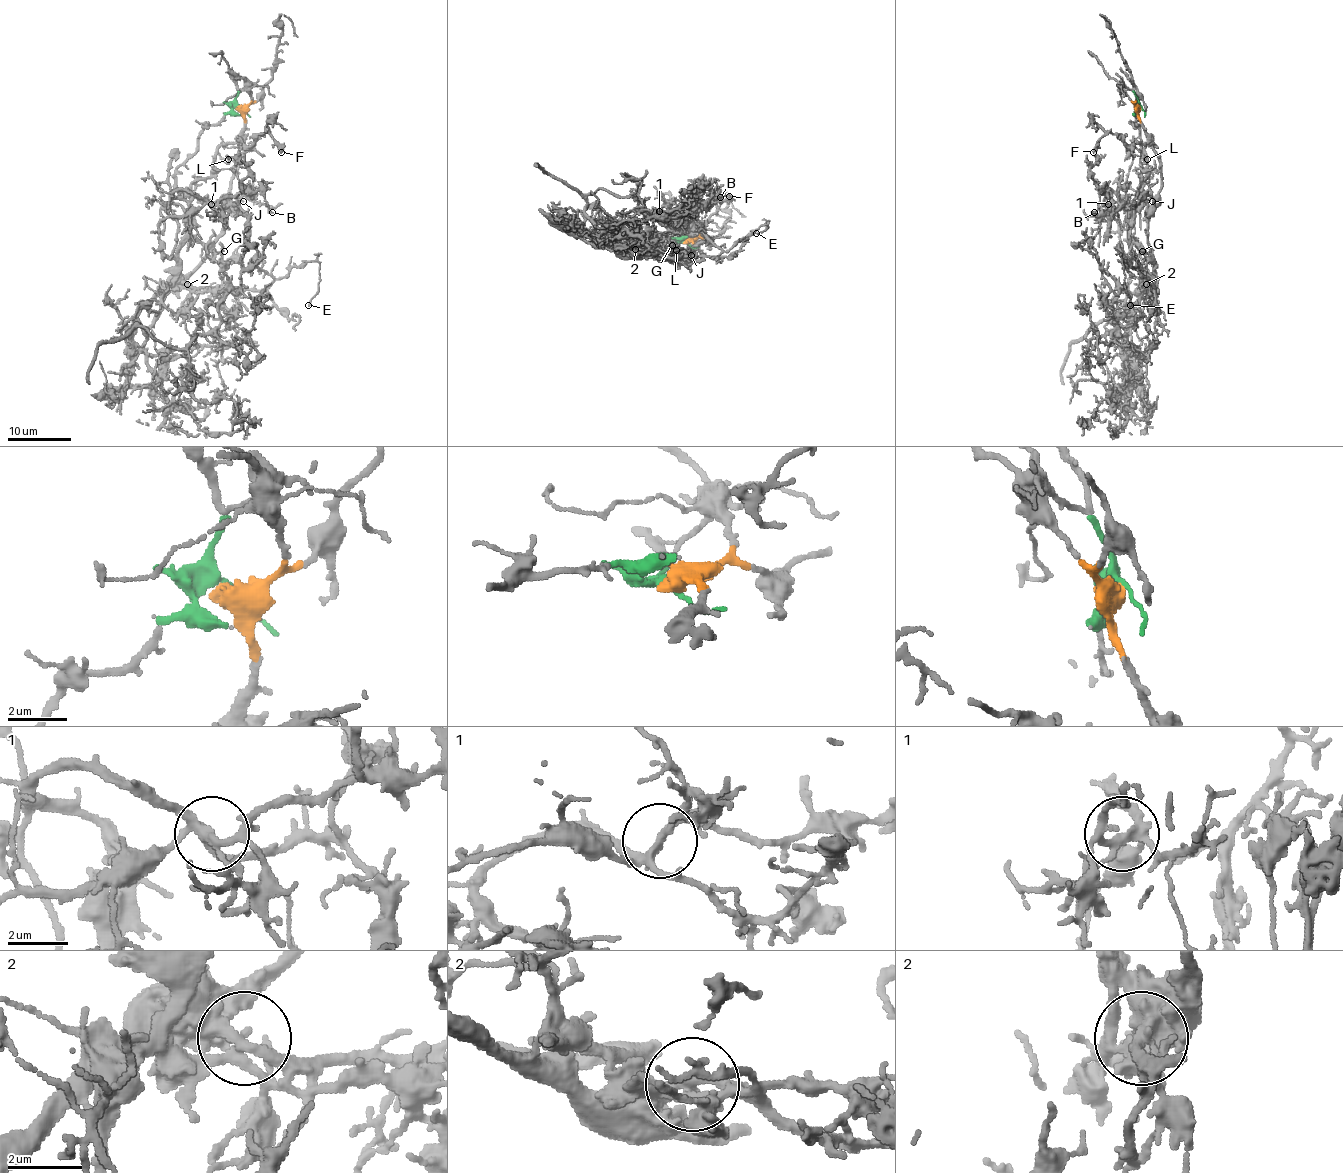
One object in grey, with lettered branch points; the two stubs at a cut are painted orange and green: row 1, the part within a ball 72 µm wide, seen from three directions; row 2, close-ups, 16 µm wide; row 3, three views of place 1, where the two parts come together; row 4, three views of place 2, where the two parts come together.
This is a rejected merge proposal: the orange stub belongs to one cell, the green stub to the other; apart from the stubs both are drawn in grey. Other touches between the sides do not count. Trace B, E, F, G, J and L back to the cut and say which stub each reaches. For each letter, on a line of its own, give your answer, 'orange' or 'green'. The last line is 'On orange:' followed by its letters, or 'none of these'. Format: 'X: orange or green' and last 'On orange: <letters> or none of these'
B: green
E: orange
F: green
G: green
J: orange
L: green
On orange: E, J

